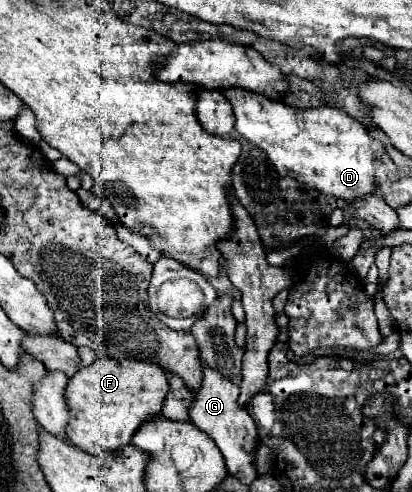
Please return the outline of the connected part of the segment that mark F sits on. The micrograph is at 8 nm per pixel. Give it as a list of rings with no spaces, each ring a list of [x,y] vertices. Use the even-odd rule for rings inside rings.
[[[97,358],[91,366],[81,368],[69,378],[65,388],[65,402],[69,404],[69,424],[65,434],[71,444],[91,454],[109,454],[111,450],[129,444],[137,428],[161,414],[161,402],[169,390],[167,376],[157,364],[141,360],[113,360]]]

